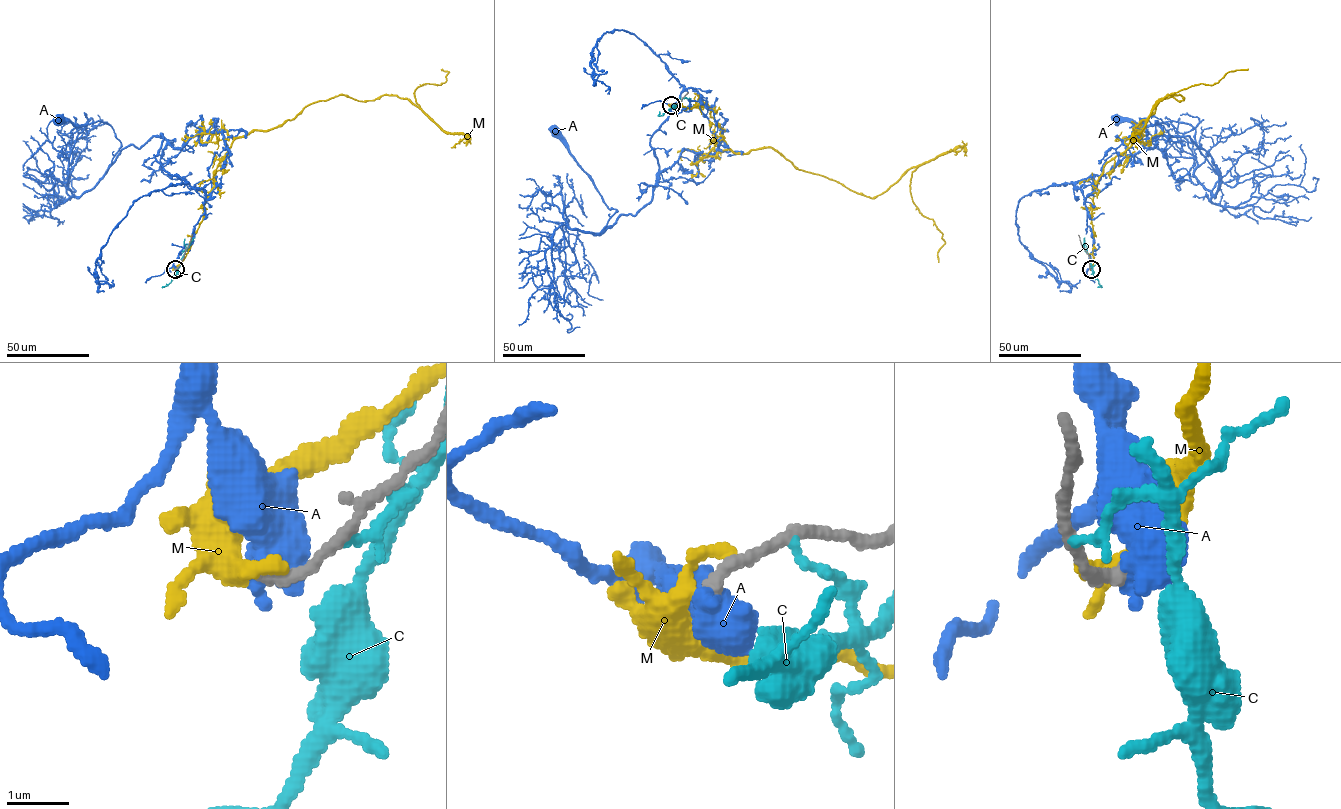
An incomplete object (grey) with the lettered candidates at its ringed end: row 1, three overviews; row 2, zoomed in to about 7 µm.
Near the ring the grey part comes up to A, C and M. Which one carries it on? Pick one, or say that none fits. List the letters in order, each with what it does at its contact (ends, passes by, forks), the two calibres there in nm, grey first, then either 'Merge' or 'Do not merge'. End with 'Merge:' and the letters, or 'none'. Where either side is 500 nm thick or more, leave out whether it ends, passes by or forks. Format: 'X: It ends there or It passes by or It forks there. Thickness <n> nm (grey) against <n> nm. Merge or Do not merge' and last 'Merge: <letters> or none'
A: Thickness 240 nm (grey) against 800 nm. Do not merge
C: It ends there. Thickness 170 nm (grey) against 160 nm. Do not merge
M: It ends there. Thickness 240 nm (grey) against 220 nm. Do not merge
Merge: none

